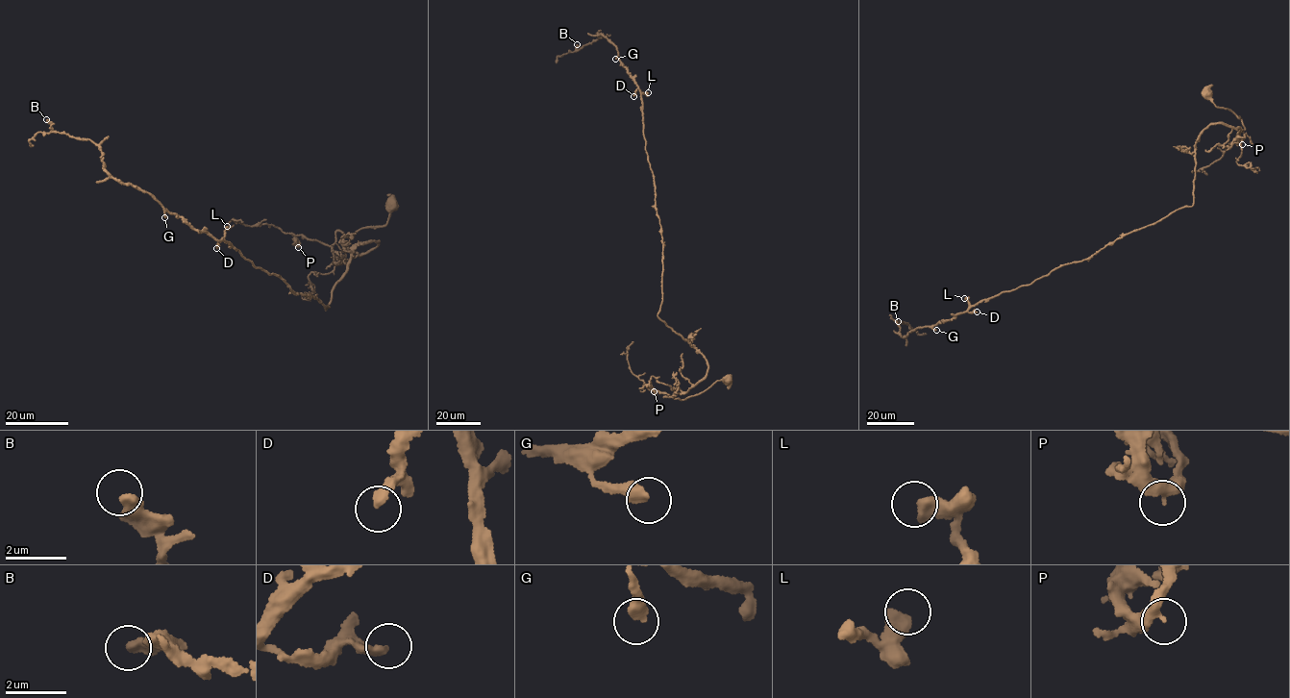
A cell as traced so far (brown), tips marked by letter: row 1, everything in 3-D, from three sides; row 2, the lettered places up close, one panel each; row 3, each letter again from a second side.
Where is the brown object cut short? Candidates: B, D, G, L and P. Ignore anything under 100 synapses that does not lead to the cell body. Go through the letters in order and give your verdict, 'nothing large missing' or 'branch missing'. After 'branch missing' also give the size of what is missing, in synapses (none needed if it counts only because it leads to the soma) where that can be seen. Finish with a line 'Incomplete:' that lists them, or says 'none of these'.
B: nothing large missing
D: nothing large missing
G: nothing large missing
L: nothing large missing
P: nothing large missing
Incomplete: none of these

